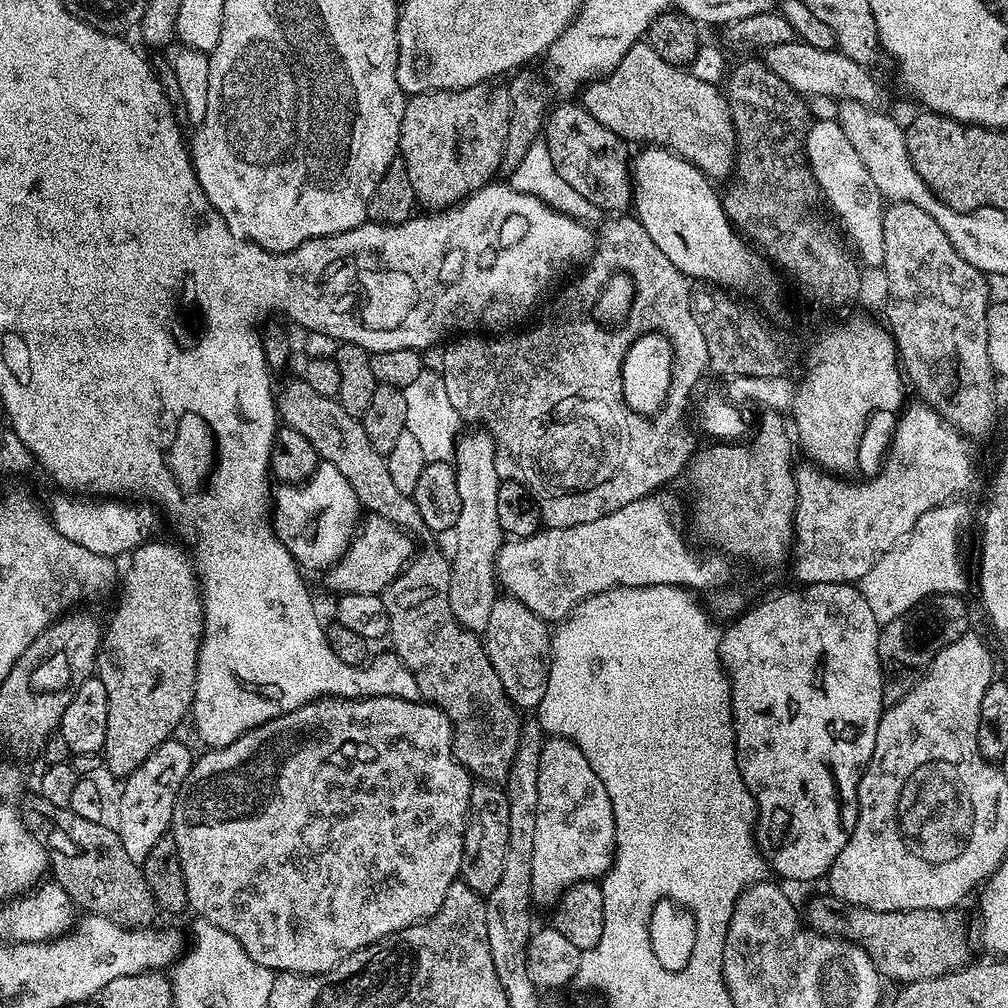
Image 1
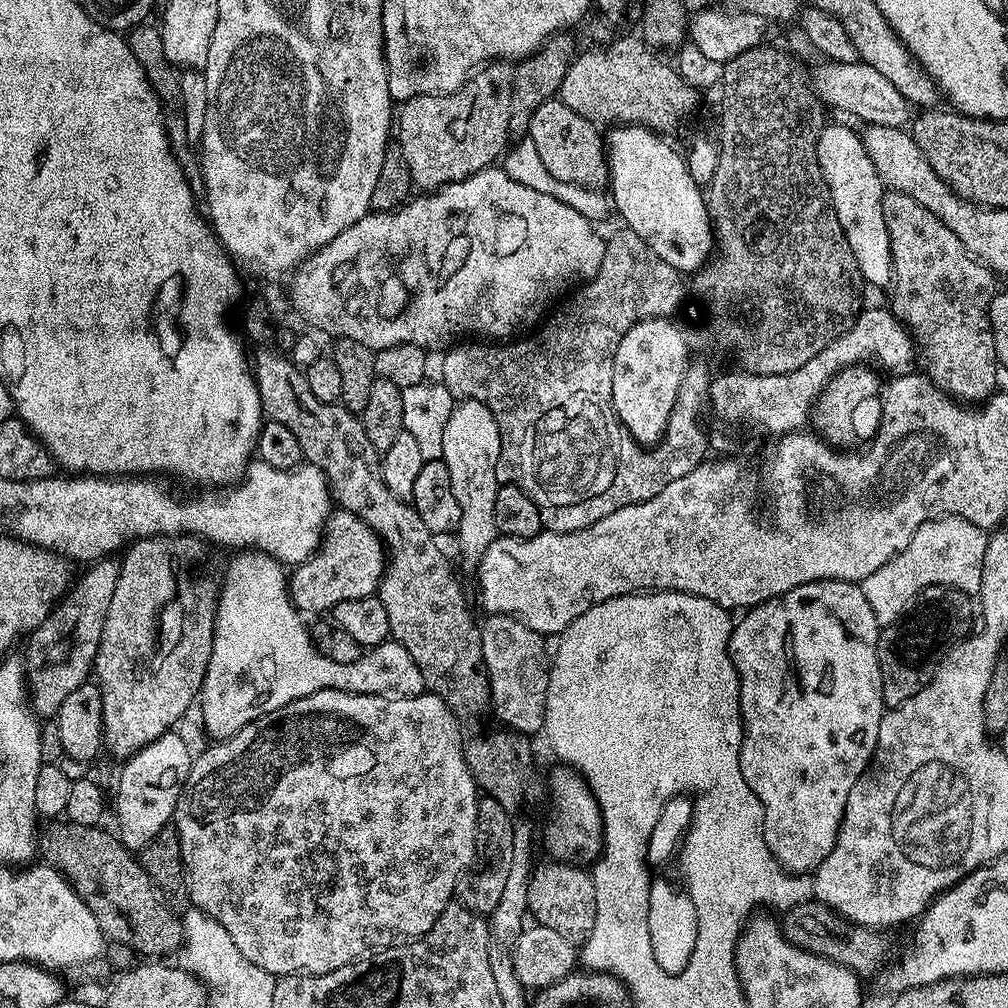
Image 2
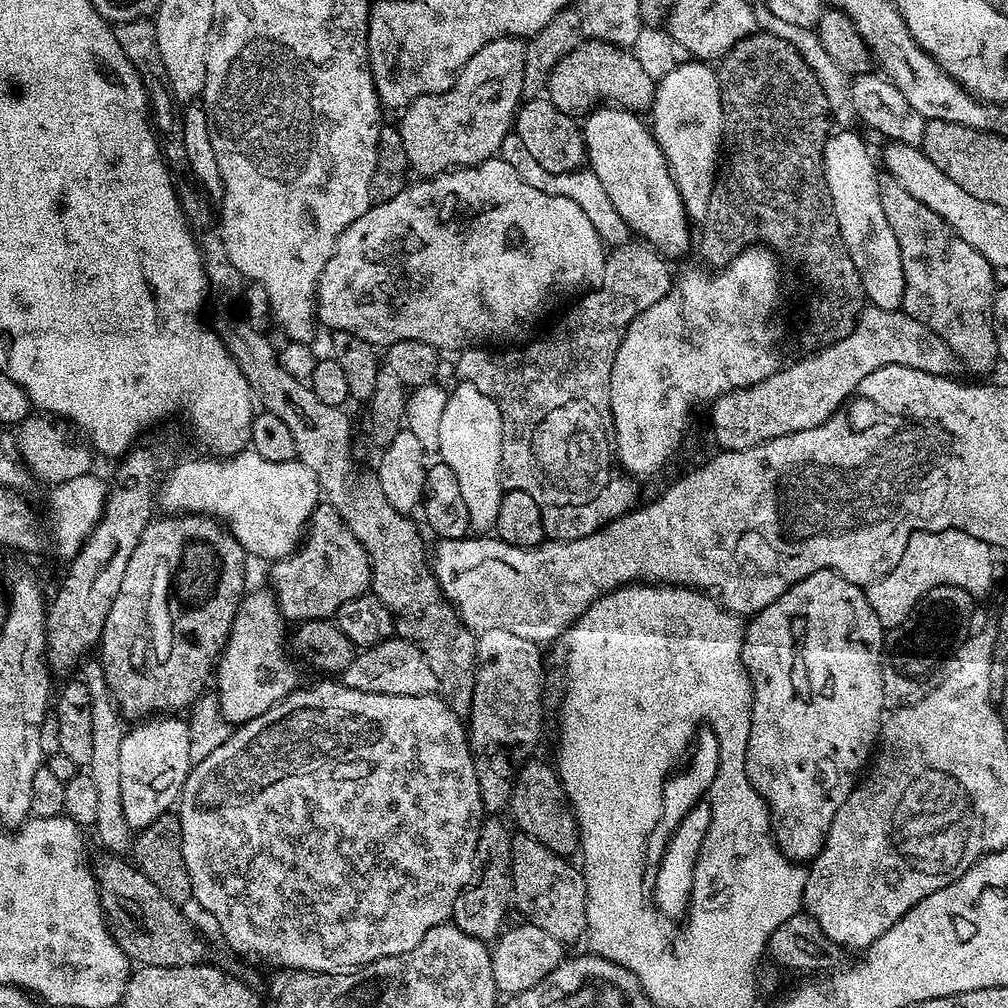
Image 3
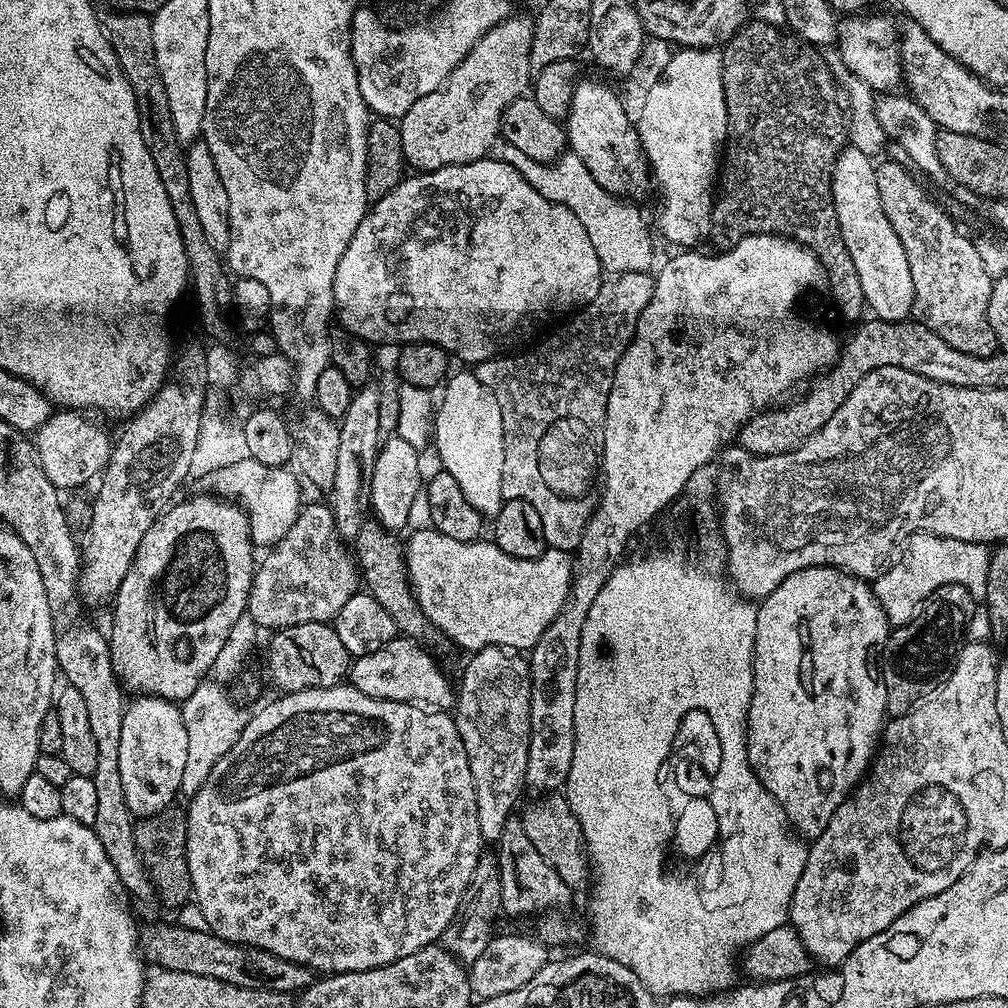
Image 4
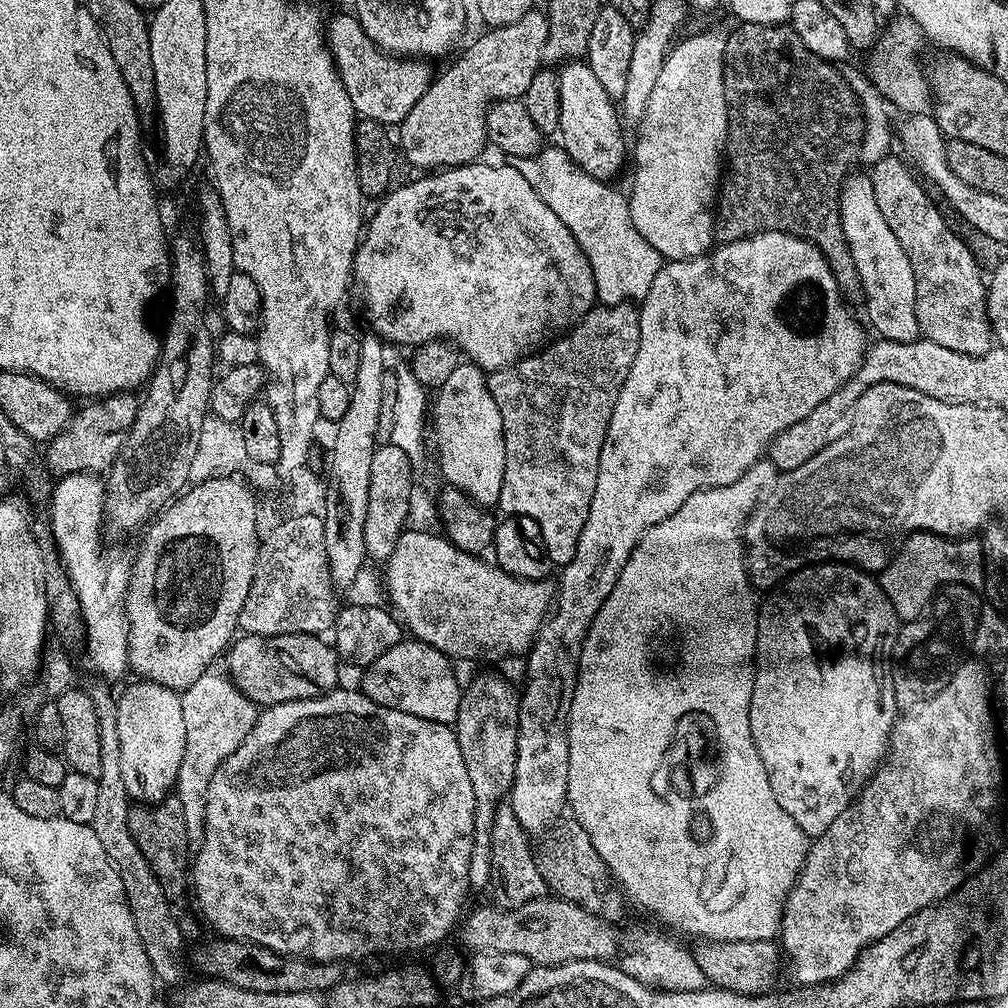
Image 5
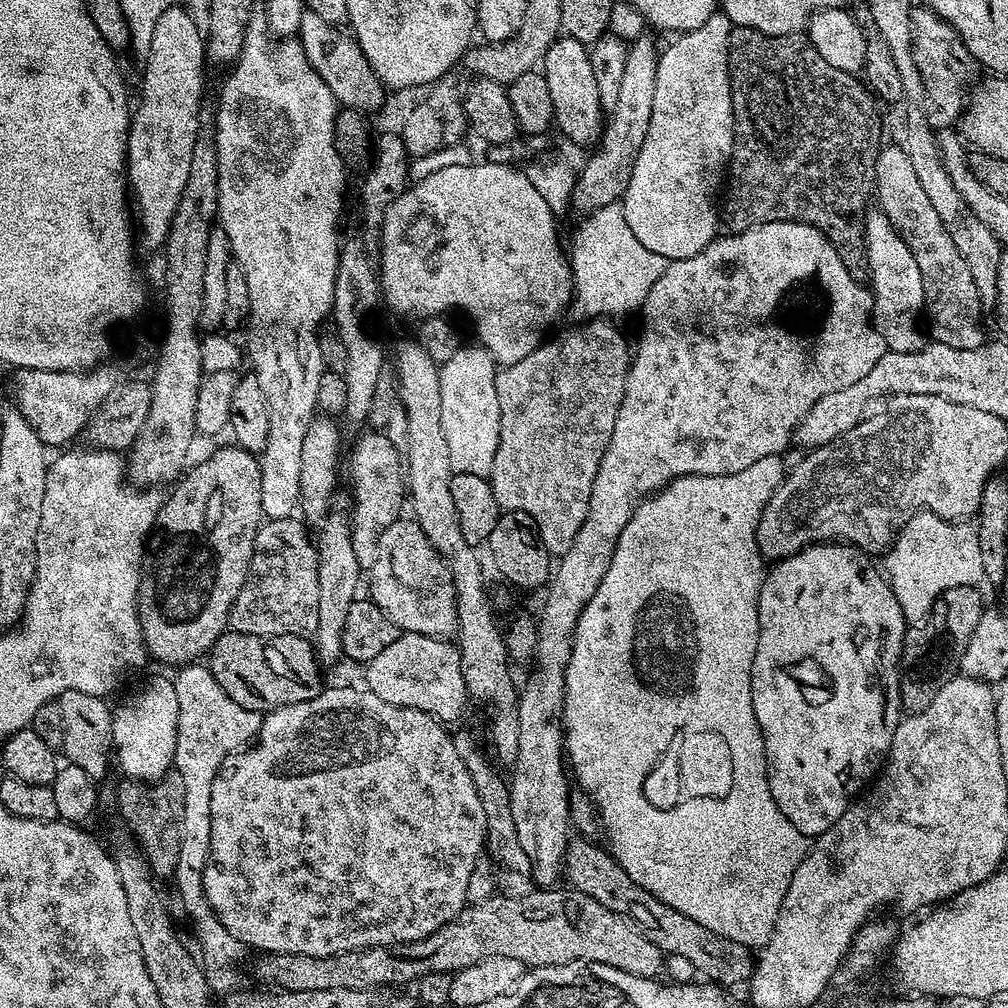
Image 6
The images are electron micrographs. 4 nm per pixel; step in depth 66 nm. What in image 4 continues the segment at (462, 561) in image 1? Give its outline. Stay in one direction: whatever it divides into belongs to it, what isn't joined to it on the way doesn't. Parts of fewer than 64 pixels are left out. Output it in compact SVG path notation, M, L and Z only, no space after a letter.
M453 371L439 393L441 396L434 408L434 446L436 442L439 467L458 482L462 494L466 494L466 502L470 502L481 516L495 518L505 502L502 494L502 410L489 388L478 382L475 371L464 371L468 372Z

